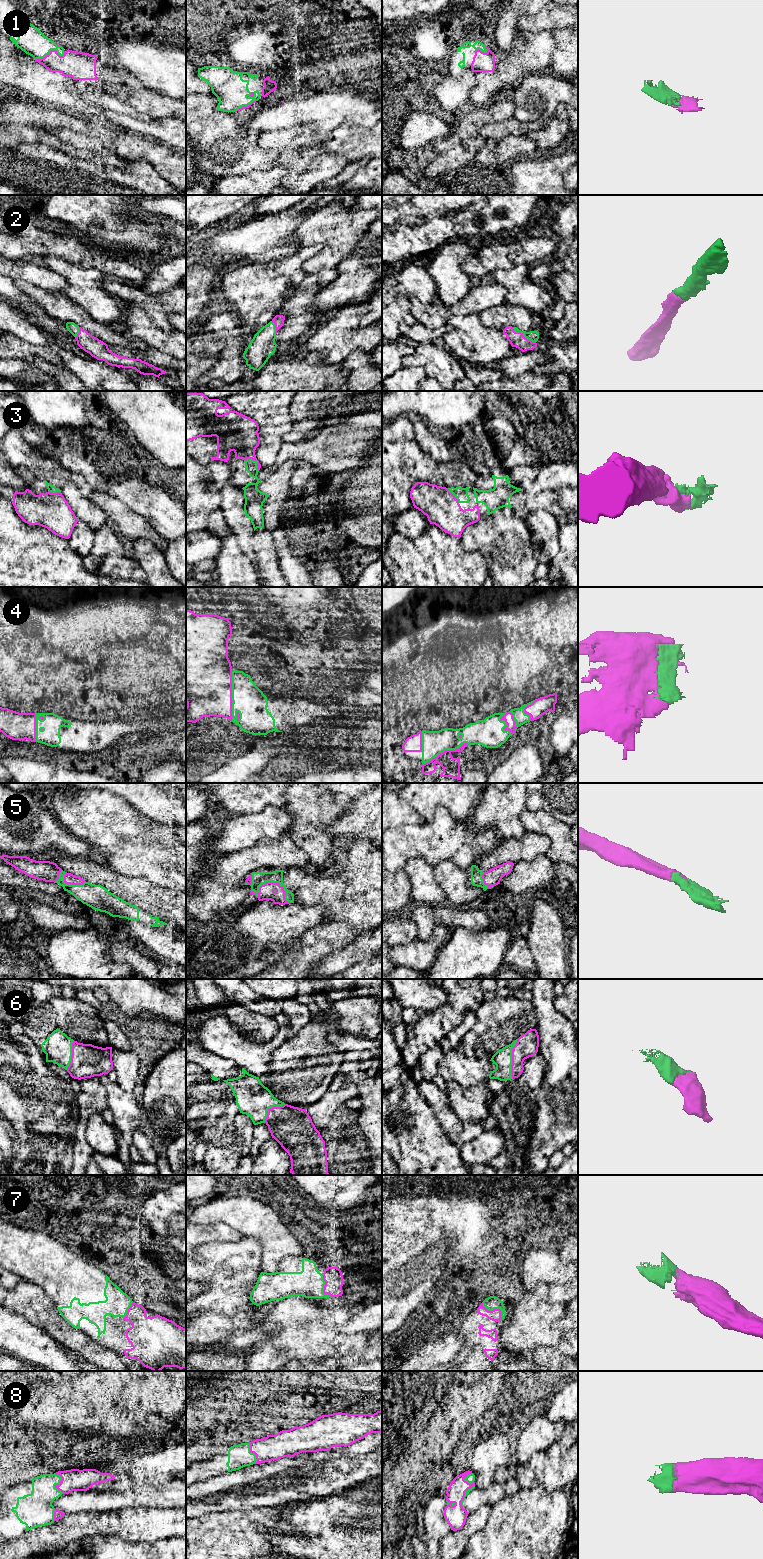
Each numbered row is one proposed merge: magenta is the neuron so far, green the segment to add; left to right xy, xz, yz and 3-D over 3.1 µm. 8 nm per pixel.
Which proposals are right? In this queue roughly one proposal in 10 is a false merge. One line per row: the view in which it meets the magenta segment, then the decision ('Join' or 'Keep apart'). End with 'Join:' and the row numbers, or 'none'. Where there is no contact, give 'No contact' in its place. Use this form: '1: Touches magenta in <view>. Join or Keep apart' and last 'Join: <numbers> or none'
1: Touches magenta in xy. Join
2: Touches magenta in yz. Join
3: Touches magenta in xz. Join
4: Touches magenta in xz. Join
5: Touches magenta in xz. Join
6: Touches magenta in yz. Join
7: Touches magenta in yz. Join
8: Touches magenta in xy. Join
Join: 1, 2, 3, 4, 5, 6, 7, 8

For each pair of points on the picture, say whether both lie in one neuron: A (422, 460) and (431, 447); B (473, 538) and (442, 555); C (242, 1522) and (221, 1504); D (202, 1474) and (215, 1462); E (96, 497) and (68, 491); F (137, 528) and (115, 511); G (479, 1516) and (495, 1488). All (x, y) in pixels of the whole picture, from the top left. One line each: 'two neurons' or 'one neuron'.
A: two neurons
B: two neurons
C: two neurons
D: one neuron
E: two neurons
F: one neuron
G: two neurons

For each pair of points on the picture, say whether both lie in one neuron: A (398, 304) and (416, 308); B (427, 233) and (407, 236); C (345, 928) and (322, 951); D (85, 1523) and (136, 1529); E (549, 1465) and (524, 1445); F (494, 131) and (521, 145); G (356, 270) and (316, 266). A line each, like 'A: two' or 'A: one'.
A: two
B: two
C: one
D: one
E: two
F: two
G: two

